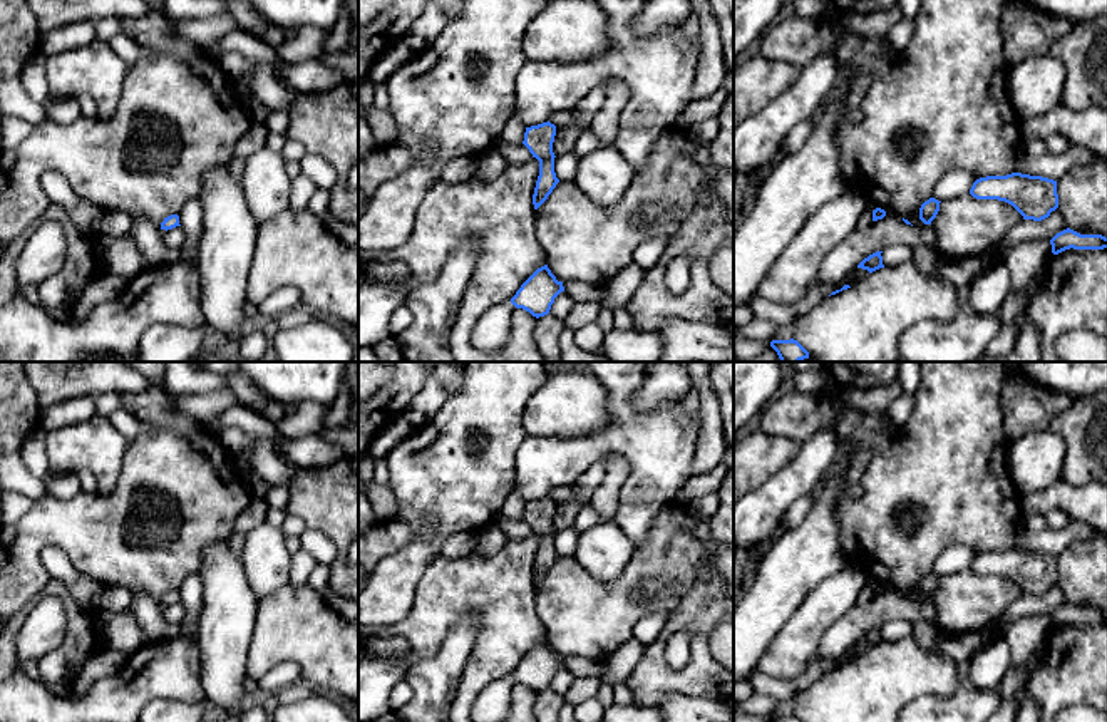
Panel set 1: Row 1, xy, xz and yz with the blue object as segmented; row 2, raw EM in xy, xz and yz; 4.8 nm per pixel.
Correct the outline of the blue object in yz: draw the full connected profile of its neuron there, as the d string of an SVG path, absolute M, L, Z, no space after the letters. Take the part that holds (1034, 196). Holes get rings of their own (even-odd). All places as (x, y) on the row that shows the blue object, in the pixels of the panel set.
M1012 173L986 176L973 183L970 194L976 199L998 199L1012 204L1023 219L1042 221L1058 208L1057 181Z

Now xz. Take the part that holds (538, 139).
M548 122L526 127L523 144L529 149L533 157L539 161L539 176L536 181L533 204L538 209L548 196L553 193L559 179L554 173L554 152L553 142L556 136L556 126Z

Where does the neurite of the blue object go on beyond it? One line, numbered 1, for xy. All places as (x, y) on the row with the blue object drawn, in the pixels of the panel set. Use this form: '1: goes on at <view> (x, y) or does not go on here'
1: does not go on here

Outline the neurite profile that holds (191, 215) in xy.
M193 198L184 203L183 209L179 211L179 224L184 229L184 243L181 246L183 258L181 263L191 263L198 268L198 253L203 236L203 203L199 198Z

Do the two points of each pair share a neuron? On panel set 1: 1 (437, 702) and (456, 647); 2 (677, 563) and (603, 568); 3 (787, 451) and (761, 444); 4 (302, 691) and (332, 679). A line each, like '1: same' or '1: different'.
1: same
2: different
3: same
4: different

